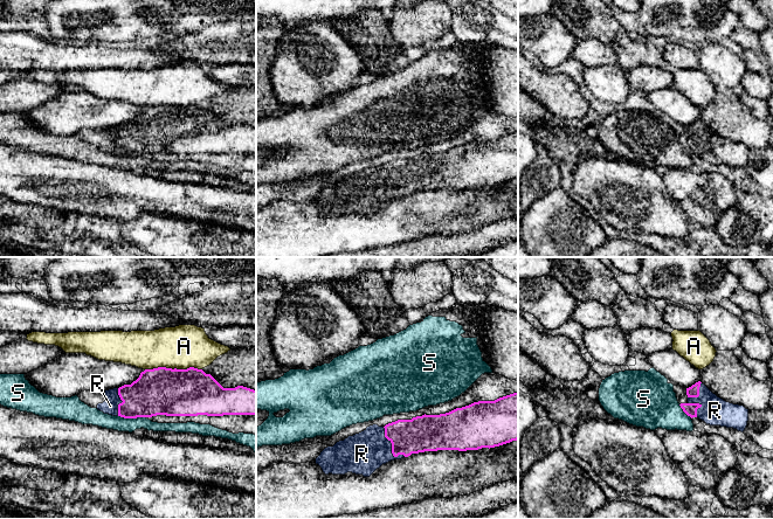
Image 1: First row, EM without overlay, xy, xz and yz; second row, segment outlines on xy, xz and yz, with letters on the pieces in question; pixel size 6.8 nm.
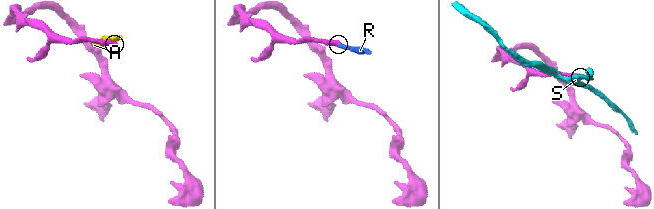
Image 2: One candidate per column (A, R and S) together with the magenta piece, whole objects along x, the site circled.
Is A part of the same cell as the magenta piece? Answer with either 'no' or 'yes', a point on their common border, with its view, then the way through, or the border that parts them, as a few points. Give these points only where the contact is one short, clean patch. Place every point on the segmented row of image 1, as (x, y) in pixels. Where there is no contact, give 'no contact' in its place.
no | xy (174, 368)

